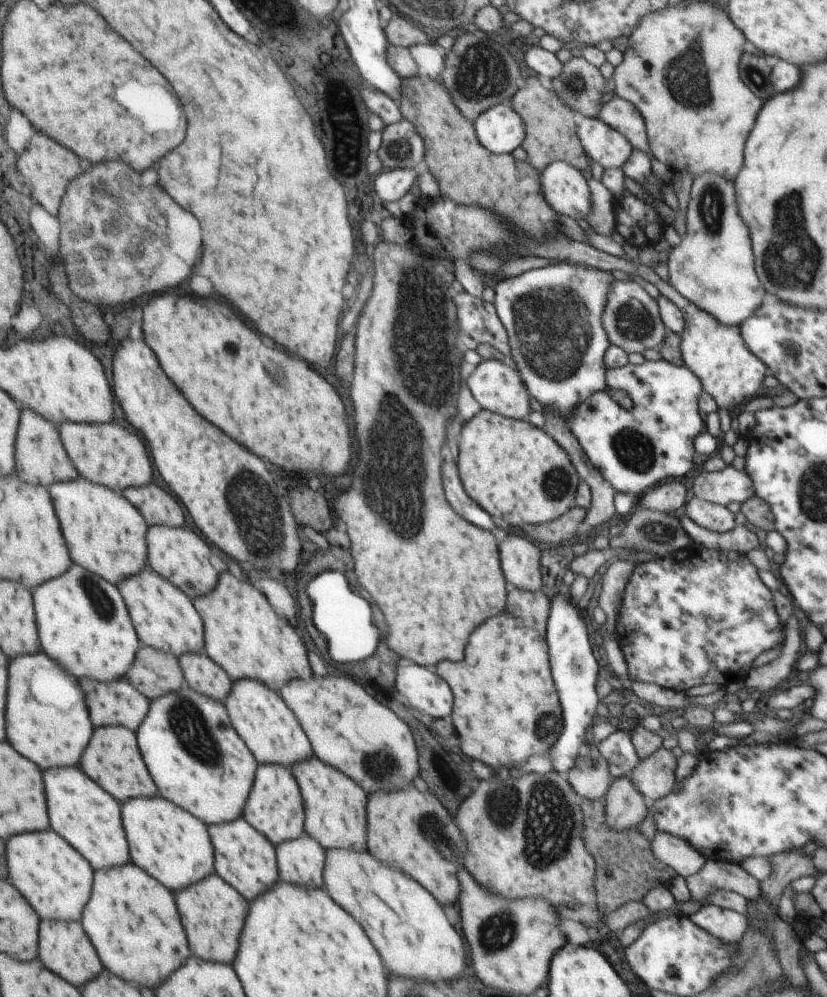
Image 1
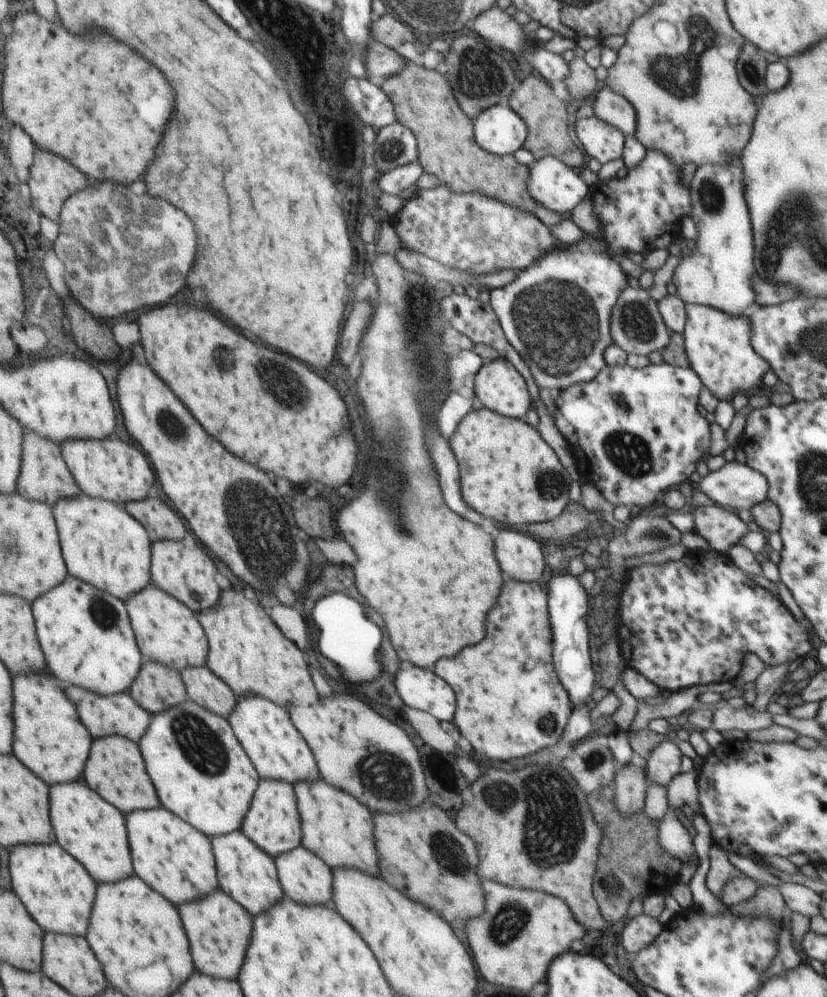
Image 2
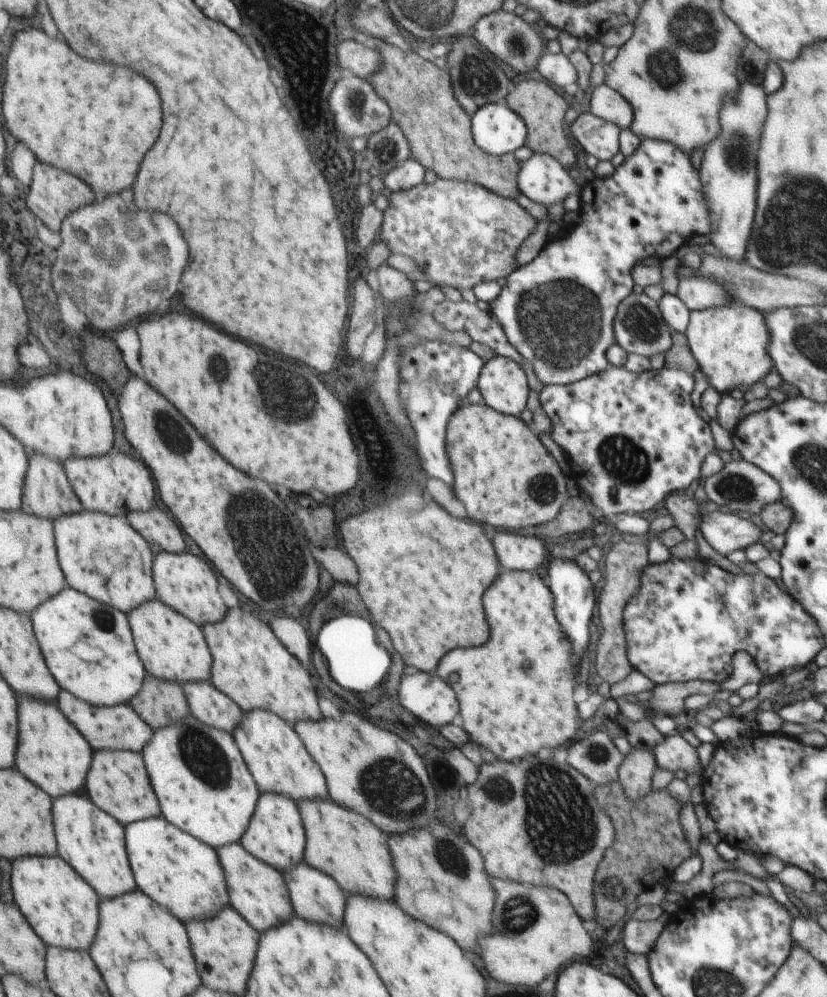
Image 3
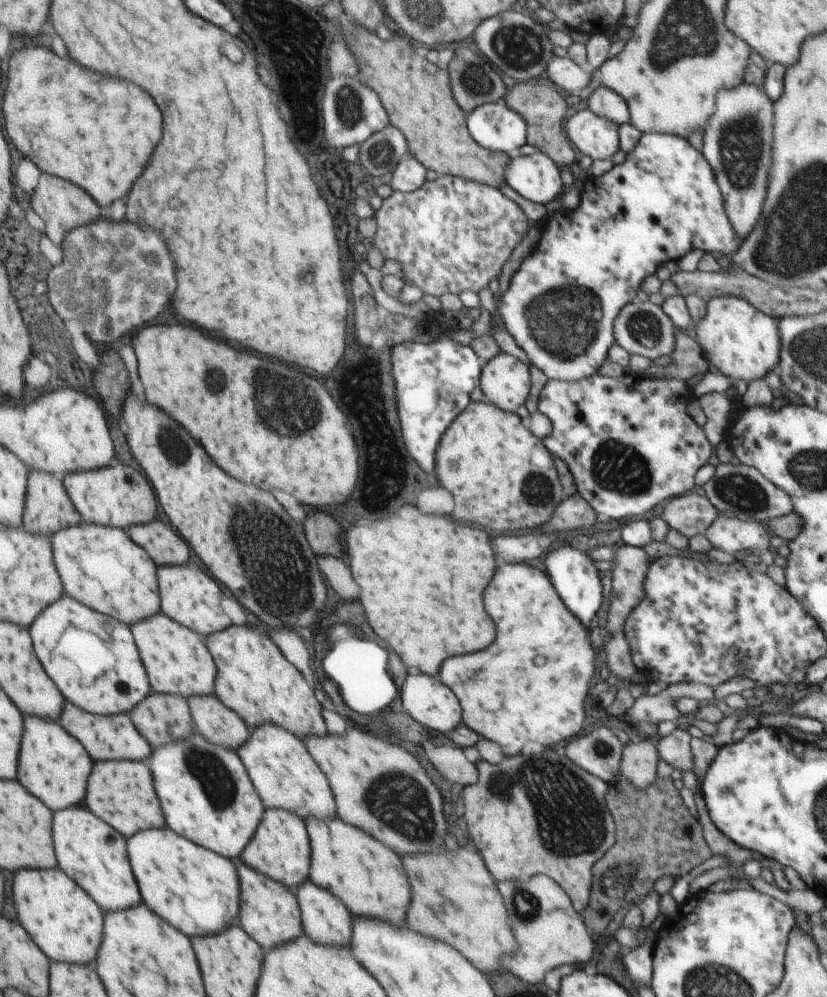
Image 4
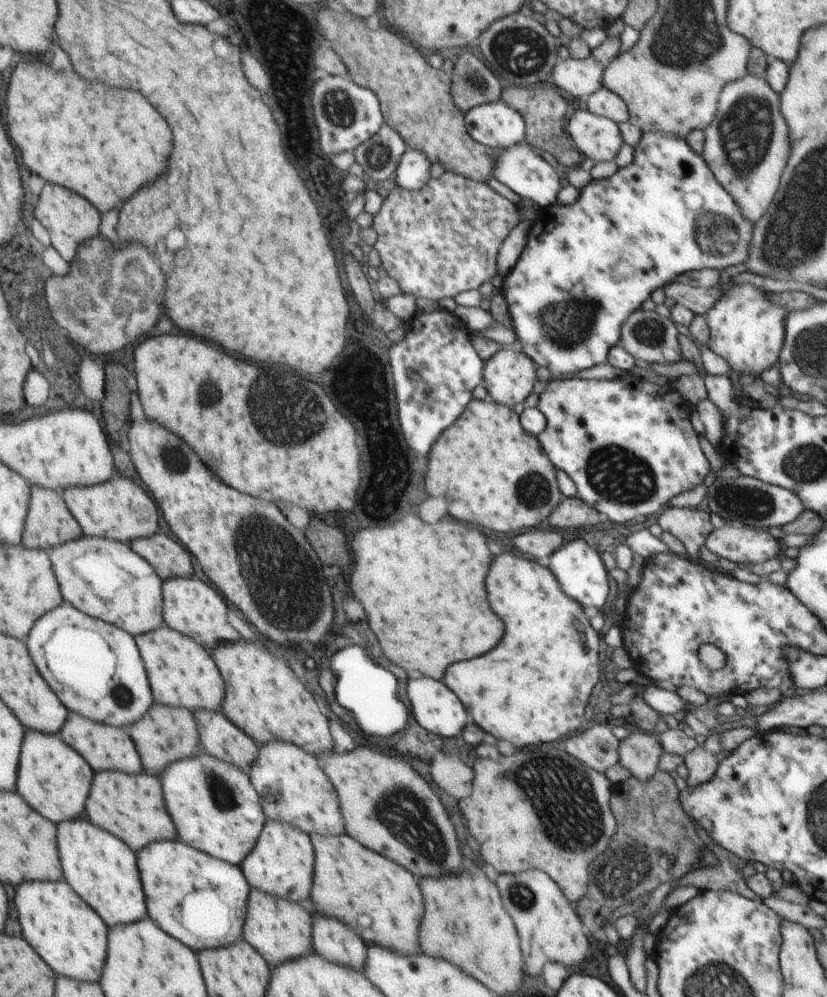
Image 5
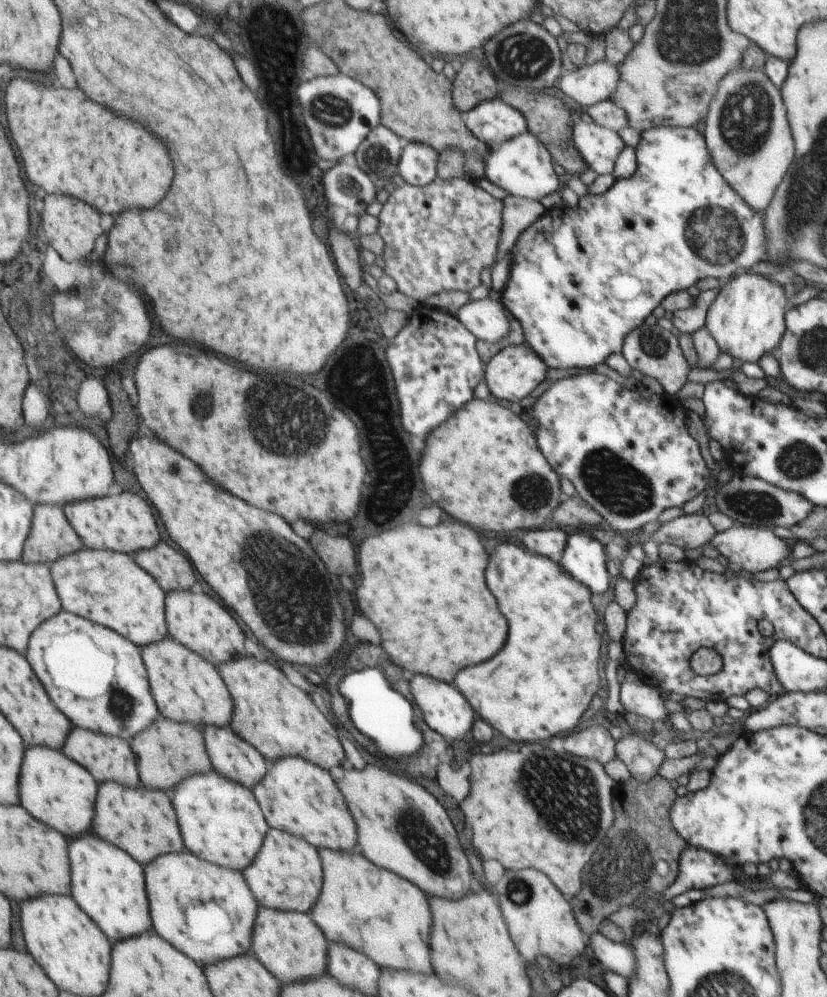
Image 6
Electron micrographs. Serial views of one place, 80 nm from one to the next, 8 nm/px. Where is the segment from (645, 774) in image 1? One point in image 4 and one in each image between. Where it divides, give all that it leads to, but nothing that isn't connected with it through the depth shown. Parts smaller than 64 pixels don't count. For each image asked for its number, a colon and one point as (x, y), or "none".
2: (664, 762)
3: (675, 753)
4: (676, 748)

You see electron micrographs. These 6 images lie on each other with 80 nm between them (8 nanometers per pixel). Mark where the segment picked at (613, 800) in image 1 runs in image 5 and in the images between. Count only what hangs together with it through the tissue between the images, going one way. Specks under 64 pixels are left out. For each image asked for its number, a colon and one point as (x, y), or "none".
2: (631, 781)
3: (636, 770)
4: (638, 764)
5: (638, 755)

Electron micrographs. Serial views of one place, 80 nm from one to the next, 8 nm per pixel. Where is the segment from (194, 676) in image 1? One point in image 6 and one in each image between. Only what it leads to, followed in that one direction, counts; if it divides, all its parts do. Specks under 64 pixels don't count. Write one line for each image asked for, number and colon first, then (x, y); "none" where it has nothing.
2: (203, 687)
3: (213, 708)
4: (217, 724)
5: (219, 737)
6: (230, 756)

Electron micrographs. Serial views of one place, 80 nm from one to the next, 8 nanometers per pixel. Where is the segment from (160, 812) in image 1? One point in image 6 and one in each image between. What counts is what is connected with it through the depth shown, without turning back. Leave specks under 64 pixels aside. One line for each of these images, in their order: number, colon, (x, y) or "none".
2: (178, 860)
3: (178, 870)
4: (196, 890)
5: (210, 895)
6: (208, 912)

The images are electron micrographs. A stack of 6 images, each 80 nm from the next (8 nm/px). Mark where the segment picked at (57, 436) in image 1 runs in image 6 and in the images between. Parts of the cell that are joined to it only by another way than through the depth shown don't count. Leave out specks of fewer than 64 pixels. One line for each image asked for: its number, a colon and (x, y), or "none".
2: (44, 477)
3: (47, 493)
4: (48, 509)
5: (49, 523)
6: (51, 537)

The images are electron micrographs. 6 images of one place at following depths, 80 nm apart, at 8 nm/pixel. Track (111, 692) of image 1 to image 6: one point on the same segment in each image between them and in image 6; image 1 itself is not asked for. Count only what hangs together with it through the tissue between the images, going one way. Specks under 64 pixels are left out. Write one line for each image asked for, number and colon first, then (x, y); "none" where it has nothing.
2: (120, 715)
3: (118, 728)
4: (108, 737)
5: (108, 748)
6: (110, 758)

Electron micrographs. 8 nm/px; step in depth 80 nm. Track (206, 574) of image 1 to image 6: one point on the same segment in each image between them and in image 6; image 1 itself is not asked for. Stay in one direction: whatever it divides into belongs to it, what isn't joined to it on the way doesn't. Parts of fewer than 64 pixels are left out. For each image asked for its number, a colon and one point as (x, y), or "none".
2: (182, 569)
3: (184, 582)
4: (190, 597)
5: (191, 607)
6: (195, 620)

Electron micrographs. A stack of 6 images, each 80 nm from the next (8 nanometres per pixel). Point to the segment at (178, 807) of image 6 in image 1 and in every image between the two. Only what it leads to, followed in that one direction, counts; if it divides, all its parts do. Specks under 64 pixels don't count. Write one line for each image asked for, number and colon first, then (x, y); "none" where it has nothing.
1: (198, 761)
2: (203, 776)
3: (204, 786)
4: (207, 796)
5: (215, 809)

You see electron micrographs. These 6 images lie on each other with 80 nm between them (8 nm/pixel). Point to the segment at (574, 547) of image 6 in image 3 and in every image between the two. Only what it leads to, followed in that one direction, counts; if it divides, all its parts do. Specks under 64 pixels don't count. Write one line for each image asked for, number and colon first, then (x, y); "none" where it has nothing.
3: (573, 593)
4: (573, 573)
5: (578, 567)

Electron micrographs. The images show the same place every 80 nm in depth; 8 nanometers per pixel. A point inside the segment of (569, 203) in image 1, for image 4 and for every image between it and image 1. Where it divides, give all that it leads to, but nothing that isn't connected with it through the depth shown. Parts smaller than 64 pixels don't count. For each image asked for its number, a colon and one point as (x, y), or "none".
2: (552, 182)
3: (542, 178)
4: (536, 176)

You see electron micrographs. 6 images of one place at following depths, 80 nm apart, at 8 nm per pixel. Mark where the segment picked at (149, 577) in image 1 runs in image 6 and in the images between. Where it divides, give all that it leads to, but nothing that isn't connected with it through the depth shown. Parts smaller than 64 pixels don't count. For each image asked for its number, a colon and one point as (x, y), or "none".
2: (167, 632)
3: (173, 648)
4: (177, 660)
5: (183, 673)
6: (188, 689)

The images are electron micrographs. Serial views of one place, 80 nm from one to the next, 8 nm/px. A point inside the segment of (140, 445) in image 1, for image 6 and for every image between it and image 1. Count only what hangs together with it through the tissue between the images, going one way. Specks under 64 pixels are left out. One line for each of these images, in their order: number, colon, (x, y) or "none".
2: (112, 470)
3: (113, 484)
4: (115, 496)
5: (118, 510)
6: (124, 523)

